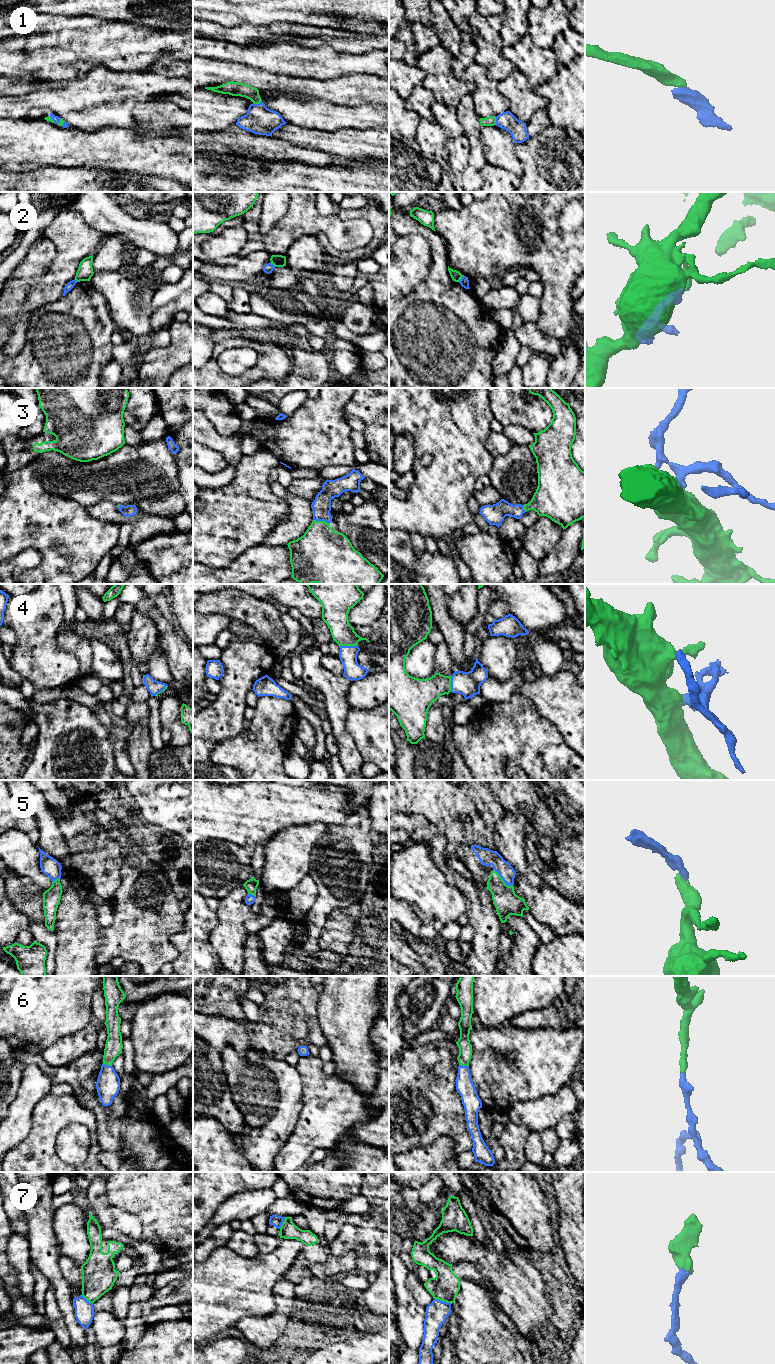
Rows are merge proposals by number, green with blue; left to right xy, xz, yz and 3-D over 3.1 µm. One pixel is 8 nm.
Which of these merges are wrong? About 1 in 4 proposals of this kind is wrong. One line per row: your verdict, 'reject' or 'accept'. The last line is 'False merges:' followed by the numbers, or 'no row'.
1: accept
2: accept
3: accept
4: accept
5: accept
6: accept
7: reject
False merges: 7

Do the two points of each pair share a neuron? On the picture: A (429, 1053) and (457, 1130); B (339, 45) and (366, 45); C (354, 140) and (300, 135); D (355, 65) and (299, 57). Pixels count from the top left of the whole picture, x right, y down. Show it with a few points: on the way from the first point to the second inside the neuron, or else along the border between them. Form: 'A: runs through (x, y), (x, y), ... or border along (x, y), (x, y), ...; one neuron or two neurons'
A: runs through (436, 1072), (440, 1077), (441, 1111); one neuron
B: runs through (346, 45), (359, 45); one neuron
C: runs through (341, 140), (313, 138); one neuron
D: runs through (341, 64), (313, 63); one neuron

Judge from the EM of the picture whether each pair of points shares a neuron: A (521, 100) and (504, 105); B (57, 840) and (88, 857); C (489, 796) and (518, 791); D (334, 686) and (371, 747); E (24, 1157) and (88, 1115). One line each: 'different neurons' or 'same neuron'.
A: different neurons
B: different neurons
C: different neurons
D: different neurons
E: same neuron

